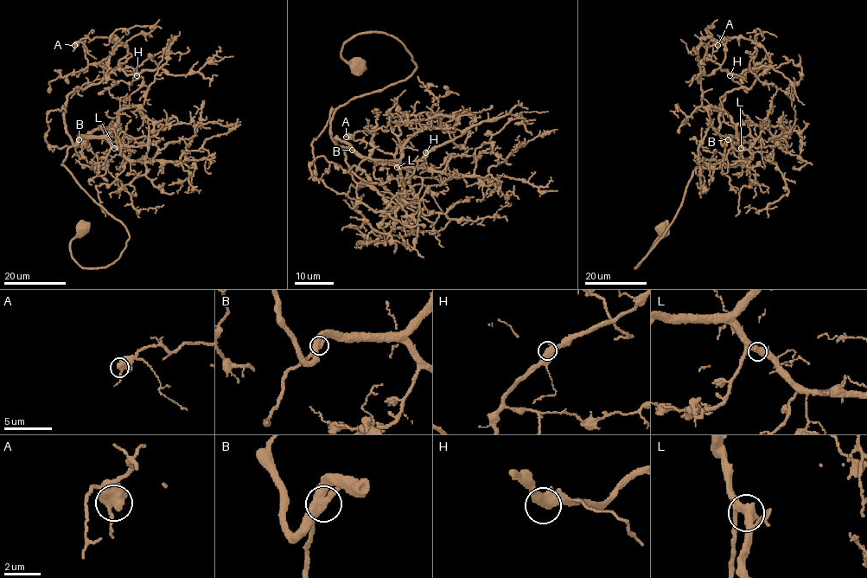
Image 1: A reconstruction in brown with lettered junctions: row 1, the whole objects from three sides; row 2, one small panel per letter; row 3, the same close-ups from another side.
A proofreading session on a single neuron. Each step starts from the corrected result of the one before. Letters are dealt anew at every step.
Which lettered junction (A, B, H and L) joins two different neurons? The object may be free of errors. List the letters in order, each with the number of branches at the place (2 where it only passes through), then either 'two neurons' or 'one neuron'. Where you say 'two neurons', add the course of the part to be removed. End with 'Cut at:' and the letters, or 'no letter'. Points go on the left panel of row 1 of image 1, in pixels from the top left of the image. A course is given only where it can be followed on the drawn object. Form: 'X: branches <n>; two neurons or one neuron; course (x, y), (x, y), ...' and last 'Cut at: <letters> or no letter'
A: branches 2; one neuron
B: branches 2; one neuron
H: branches 2; one neuron
L: branches 2; one neuron
Cut at: no letter

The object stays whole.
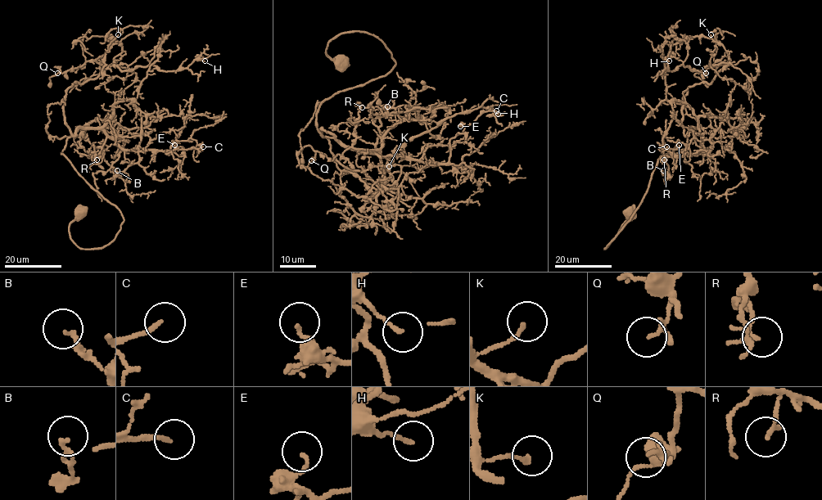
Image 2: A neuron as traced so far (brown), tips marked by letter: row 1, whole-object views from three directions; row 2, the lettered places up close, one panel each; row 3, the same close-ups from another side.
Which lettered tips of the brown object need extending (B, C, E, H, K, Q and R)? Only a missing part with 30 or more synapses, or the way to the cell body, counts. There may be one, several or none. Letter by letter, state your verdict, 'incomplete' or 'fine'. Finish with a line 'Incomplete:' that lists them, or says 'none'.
B: fine
C: fine
E: fine
H: fine
K: fine
Q: fine
R: fine
Incomplete: none

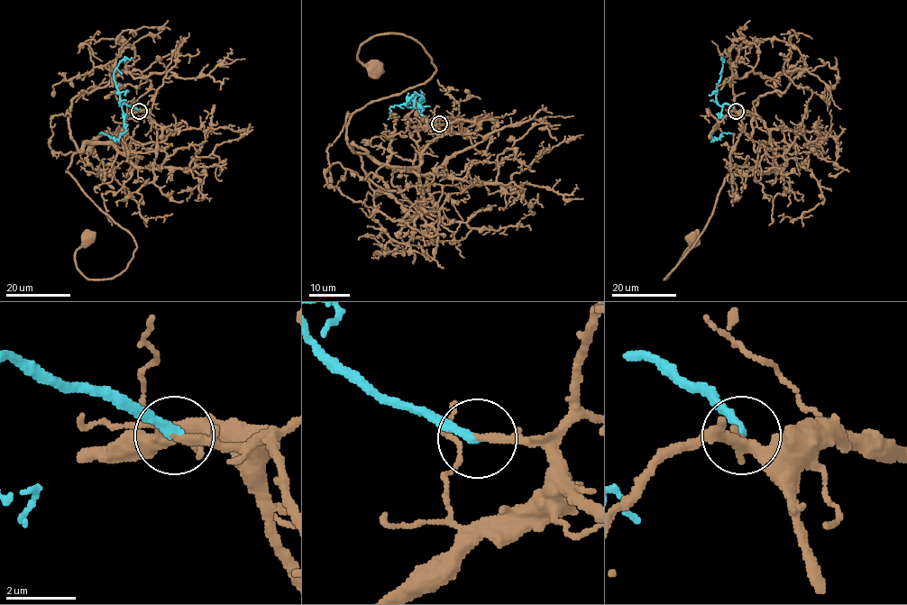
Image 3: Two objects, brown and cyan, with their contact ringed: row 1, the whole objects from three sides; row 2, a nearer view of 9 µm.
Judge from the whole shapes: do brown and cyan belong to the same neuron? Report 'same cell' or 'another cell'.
same cell

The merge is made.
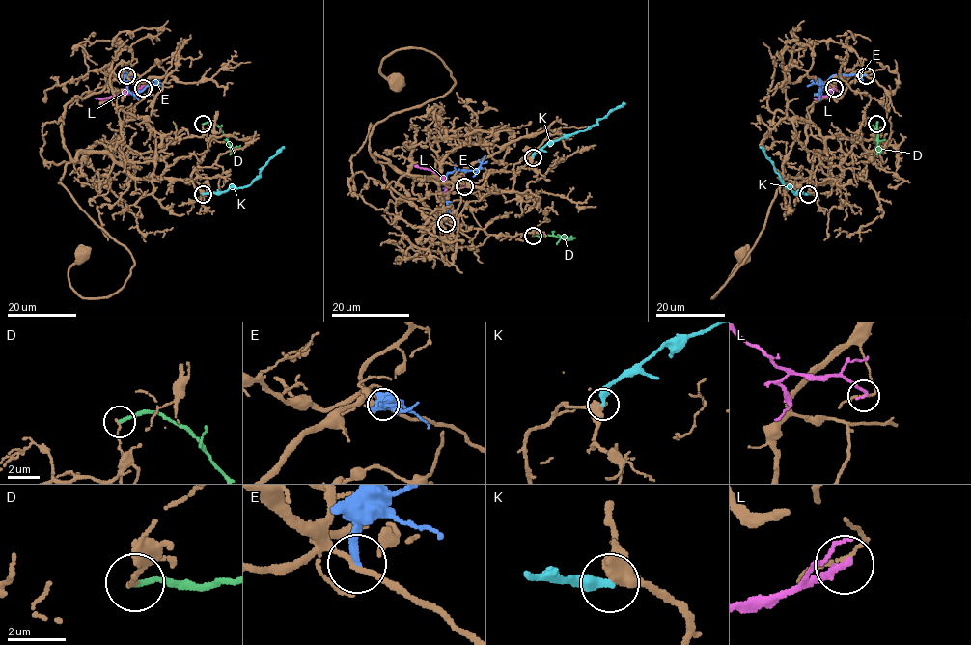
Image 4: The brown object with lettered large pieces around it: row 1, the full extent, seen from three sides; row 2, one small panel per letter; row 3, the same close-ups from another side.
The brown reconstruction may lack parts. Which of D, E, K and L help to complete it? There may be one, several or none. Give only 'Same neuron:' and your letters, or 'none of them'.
Same neuron: none of them

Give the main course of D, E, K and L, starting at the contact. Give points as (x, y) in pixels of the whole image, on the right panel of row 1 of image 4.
D: (877, 124), (878, 145)
E: (866, 75), (833, 75), (820, 94), (818, 84), (806, 86)
K: (808, 194), (796, 193), (785, 186), (760, 147)
L: (834, 88), (825, 97), (814, 98)

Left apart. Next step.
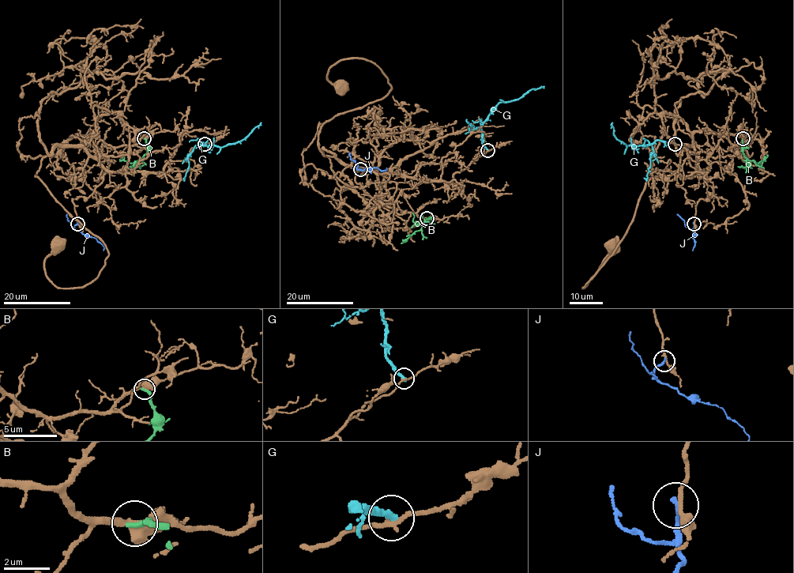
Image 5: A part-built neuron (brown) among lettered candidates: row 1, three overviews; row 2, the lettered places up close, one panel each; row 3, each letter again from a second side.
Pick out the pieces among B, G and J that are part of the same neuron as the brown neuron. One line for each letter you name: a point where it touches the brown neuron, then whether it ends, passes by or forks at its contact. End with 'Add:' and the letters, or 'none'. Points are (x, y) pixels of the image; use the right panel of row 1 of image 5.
B: contact (743, 138); it ends
Add: B

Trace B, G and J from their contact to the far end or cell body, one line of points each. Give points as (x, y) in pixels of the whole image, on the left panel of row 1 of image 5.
B: (144, 138), (147, 153), (140, 160), (129, 163), (118, 155)
G: (205, 143), (199, 140), (200, 145), (217, 146), (235, 143), (242, 141), (261, 122)
J: (77, 224), (74, 228), (85, 235), (94, 237), (103, 246), (103, 250)

